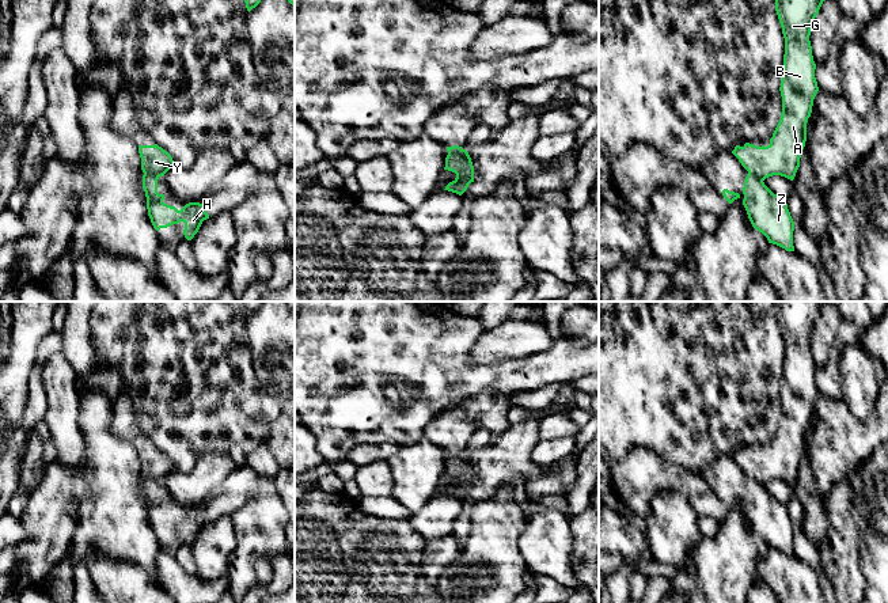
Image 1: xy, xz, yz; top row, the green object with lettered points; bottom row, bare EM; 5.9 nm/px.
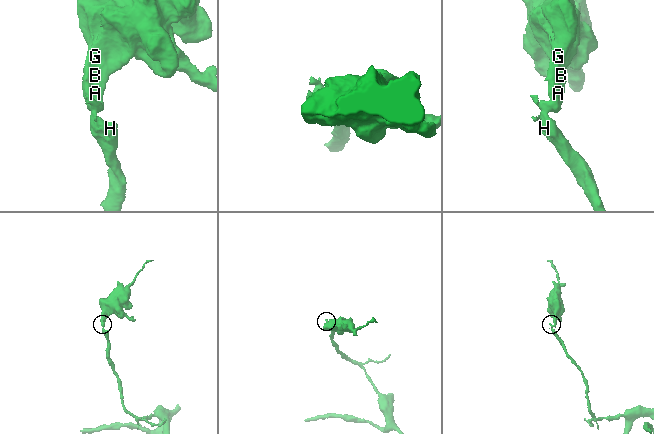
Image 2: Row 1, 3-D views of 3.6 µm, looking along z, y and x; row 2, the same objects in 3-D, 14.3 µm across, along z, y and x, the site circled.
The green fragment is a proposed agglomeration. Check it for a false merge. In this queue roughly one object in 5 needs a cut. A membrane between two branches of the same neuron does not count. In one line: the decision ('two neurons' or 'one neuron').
two neurons

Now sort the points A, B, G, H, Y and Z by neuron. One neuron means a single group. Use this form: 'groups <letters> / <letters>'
groups A B G Y / H Z

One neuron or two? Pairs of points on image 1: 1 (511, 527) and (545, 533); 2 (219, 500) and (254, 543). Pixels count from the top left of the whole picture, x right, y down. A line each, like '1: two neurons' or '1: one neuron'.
1: two neurons
2: two neurons

